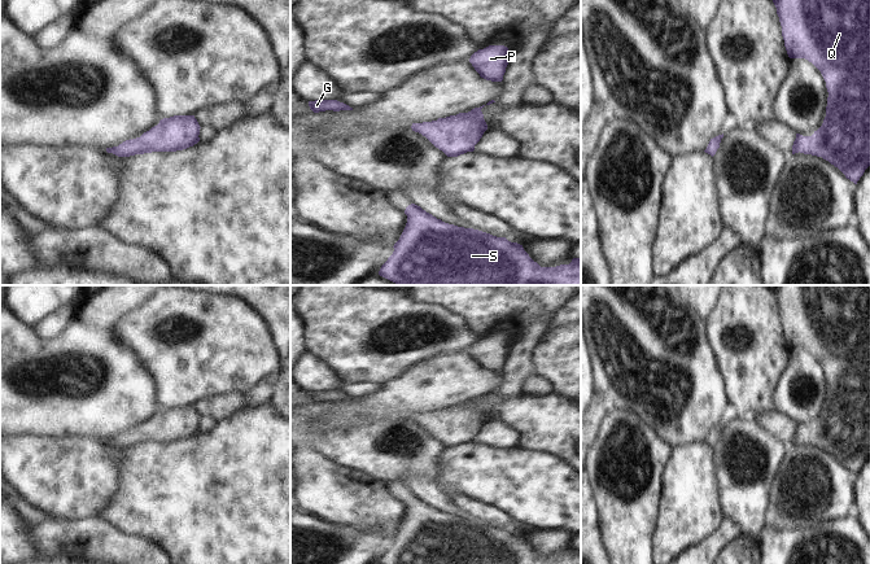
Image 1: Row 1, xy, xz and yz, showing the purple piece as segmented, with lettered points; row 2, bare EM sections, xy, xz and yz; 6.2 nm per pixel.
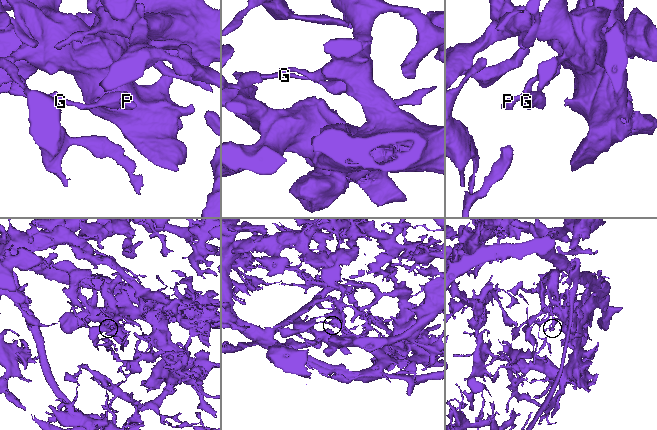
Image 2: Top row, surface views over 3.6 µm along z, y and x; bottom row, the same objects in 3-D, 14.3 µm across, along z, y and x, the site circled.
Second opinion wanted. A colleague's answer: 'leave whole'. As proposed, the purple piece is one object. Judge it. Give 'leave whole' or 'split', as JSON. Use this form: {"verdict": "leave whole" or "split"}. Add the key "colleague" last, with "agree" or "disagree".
{"verdict": "leave whole", "colleague": "agree"}

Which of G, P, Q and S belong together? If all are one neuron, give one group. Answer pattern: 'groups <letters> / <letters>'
groups G P Q S

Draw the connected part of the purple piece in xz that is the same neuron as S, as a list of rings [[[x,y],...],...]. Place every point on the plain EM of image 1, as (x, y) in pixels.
[[[415,494],[405,504],[406,517],[379,564],[581,564],[581,548],[573,548],[569,555],[541,558],[523,535],[506,528],[445,513]]]

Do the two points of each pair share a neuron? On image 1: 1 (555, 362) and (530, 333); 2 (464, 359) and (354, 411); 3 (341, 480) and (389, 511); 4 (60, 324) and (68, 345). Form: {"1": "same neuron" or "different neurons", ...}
{"1": "different neurons", "2": "same neuron", "3": "same neuron", "4": "different neurons"}

